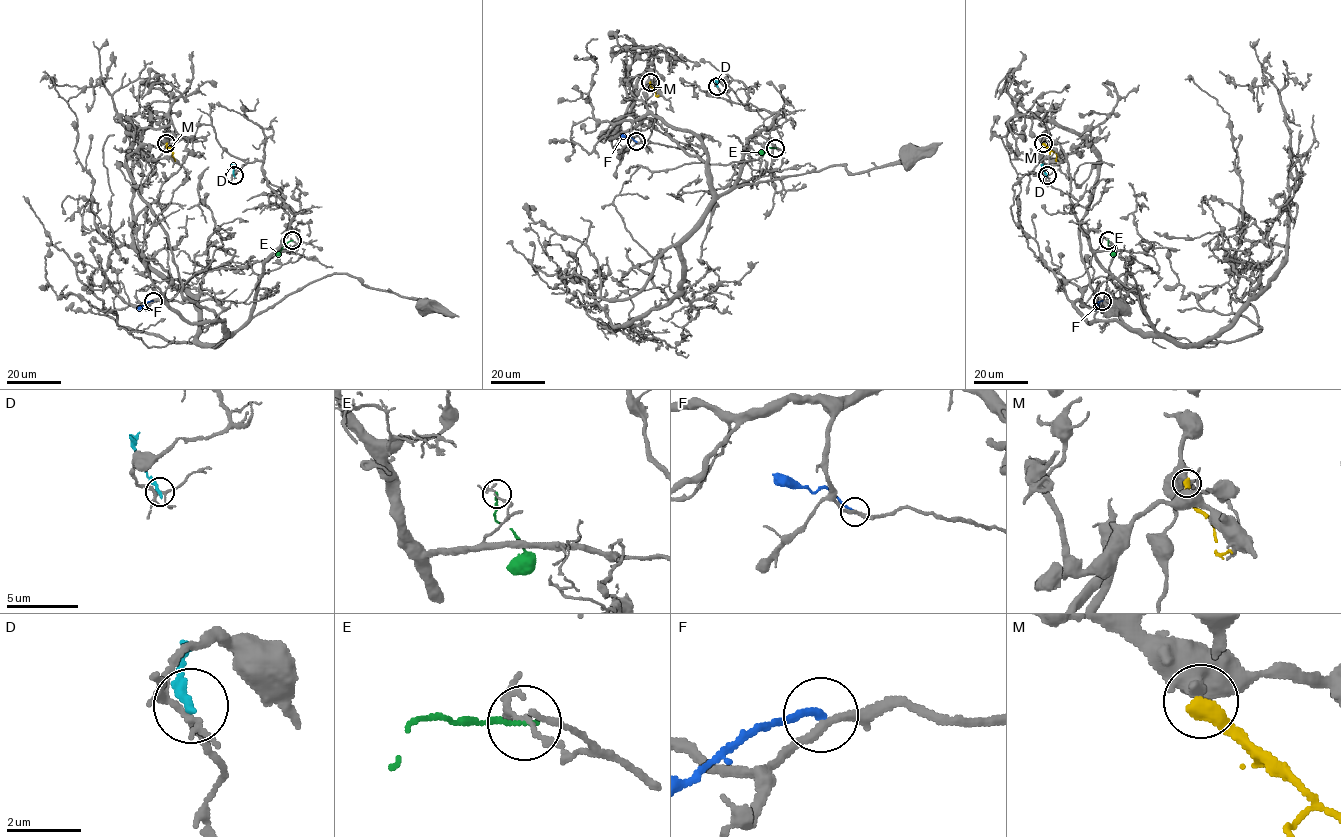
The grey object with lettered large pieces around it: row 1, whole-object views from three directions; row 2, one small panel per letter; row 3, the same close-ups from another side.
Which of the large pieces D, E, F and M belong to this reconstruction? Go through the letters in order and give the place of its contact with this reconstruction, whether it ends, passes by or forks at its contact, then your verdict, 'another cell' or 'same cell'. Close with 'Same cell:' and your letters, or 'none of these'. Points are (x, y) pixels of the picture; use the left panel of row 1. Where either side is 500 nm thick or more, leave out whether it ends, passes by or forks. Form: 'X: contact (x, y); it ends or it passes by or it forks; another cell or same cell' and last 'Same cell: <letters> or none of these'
D: contact (234, 175); it ends; another cell
E: contact (292, 240); it ends; another cell
F: contact (153, 301); it ends; another cell
M: contact (166, 143); another cell
Same cell: none of these

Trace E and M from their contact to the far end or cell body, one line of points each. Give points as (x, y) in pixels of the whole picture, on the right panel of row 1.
E: (1108, 240), (1113, 250), (1112, 255)
M: (1043, 143), (1056, 154), (1055, 161)

